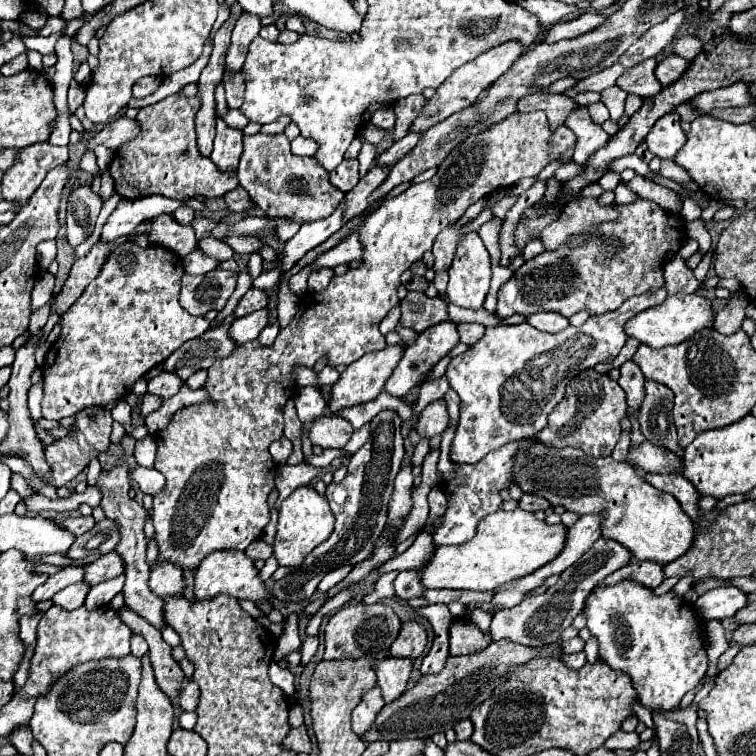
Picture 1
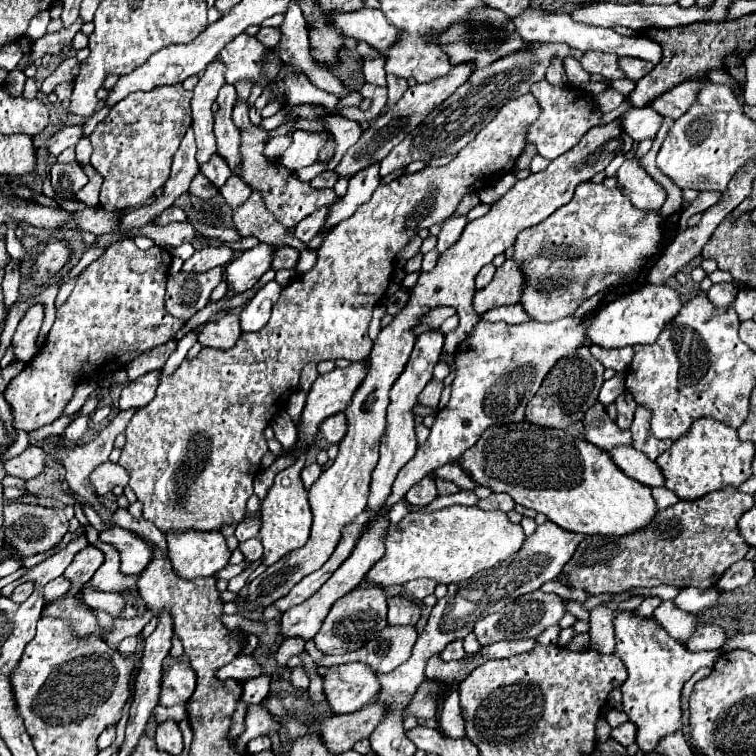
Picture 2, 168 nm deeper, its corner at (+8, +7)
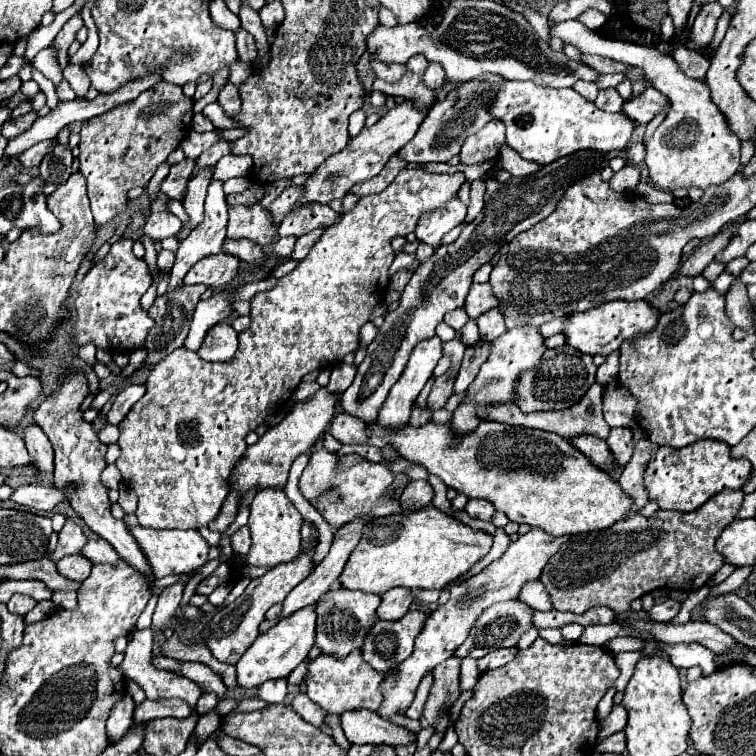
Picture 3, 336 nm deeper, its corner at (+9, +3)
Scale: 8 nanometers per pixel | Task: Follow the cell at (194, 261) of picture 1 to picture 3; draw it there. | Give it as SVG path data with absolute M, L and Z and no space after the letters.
M218 253L212 257L206 257L202 261L198 261L186 275L184 283L194 285L194 283L202 283L206 287L212 289L224 289L226 285L230 285L238 273L238 265L240 261L228 253Z

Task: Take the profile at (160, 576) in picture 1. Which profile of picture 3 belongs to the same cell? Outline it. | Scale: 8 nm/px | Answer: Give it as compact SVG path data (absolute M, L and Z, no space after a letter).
M90 539L84 549L80 549L80 555L92 563L116 563L120 559L118 553L102 539Z

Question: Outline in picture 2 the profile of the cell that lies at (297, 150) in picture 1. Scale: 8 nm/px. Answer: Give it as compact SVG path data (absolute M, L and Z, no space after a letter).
M281 135L281 137L273 137L267 147L265 147L265 155L269 159L275 159L275 157L281 157L291 145L291 137L289 135Z

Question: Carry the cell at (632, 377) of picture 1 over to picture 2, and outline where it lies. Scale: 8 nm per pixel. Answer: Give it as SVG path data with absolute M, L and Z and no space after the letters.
M625 389L625 391L617 397L615 407L617 407L617 411L619 411L617 425L619 425L621 429L629 429L629 427L631 427L631 421L633 421L633 413L635 413L635 409L637 409L637 403L635 403L633 395L629 395L629 391Z

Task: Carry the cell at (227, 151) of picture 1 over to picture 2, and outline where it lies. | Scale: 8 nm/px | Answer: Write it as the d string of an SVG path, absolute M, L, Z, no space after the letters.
M213 153L213 157L207 163L203 163L199 169L217 187L221 187L227 181L227 177L231 177L231 169L229 169L229 165L225 163L225 159L219 153Z

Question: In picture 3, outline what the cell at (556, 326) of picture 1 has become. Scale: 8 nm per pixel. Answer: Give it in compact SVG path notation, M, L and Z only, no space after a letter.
M490 309L484 315L480 315L476 319L476 325L480 331L480 339L484 339L484 341L494 341L496 337L500 337L506 331L504 317L498 309Z

